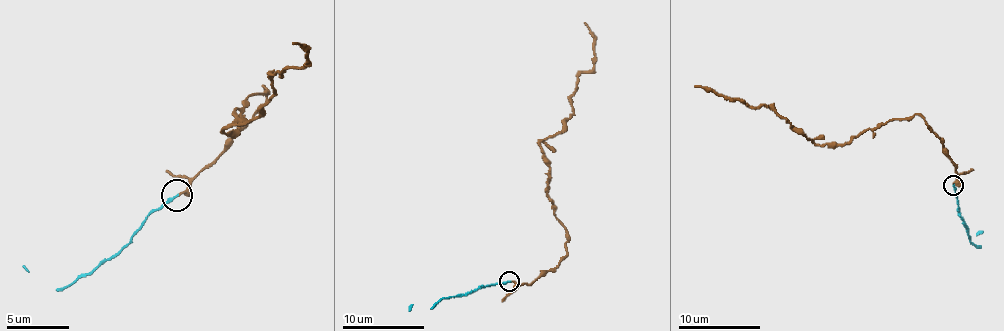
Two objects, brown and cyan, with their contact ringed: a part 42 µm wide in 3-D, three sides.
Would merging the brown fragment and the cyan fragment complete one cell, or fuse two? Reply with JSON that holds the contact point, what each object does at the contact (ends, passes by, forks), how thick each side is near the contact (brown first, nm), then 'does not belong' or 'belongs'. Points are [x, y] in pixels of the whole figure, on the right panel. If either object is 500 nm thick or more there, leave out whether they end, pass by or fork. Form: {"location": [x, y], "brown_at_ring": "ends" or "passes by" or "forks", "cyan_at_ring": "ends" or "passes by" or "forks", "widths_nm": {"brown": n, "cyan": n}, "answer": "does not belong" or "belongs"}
{"location": [953, 185], "brown_at_ring": "ends", "cyan_at_ring": "ends", "widths_nm": {"brown": 180, "cyan": 220}, "answer": "belongs"}

